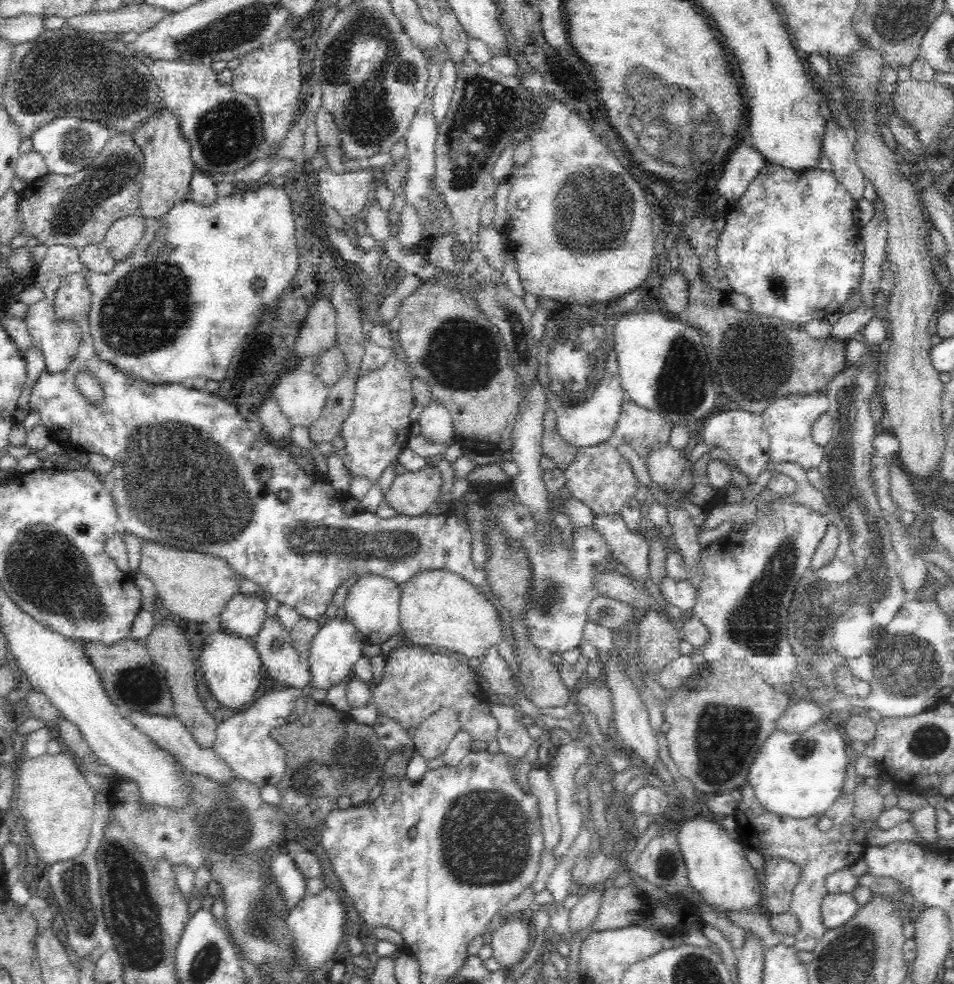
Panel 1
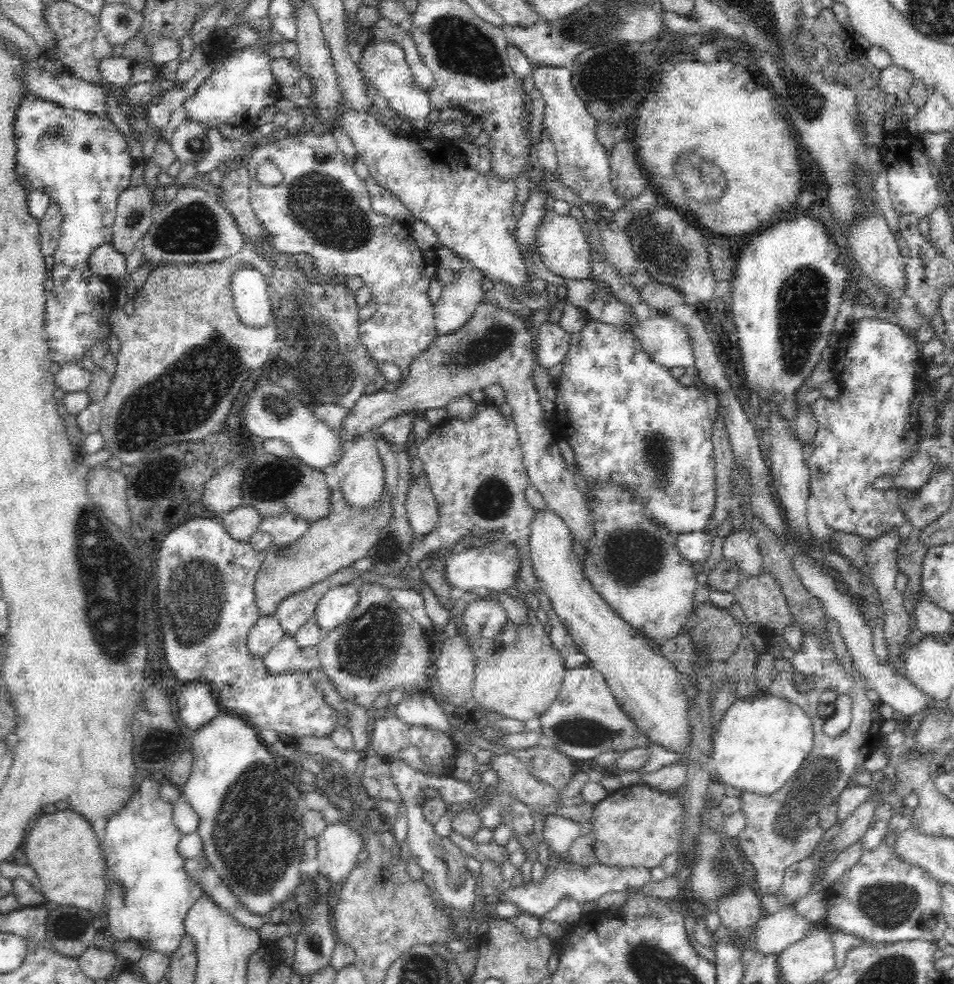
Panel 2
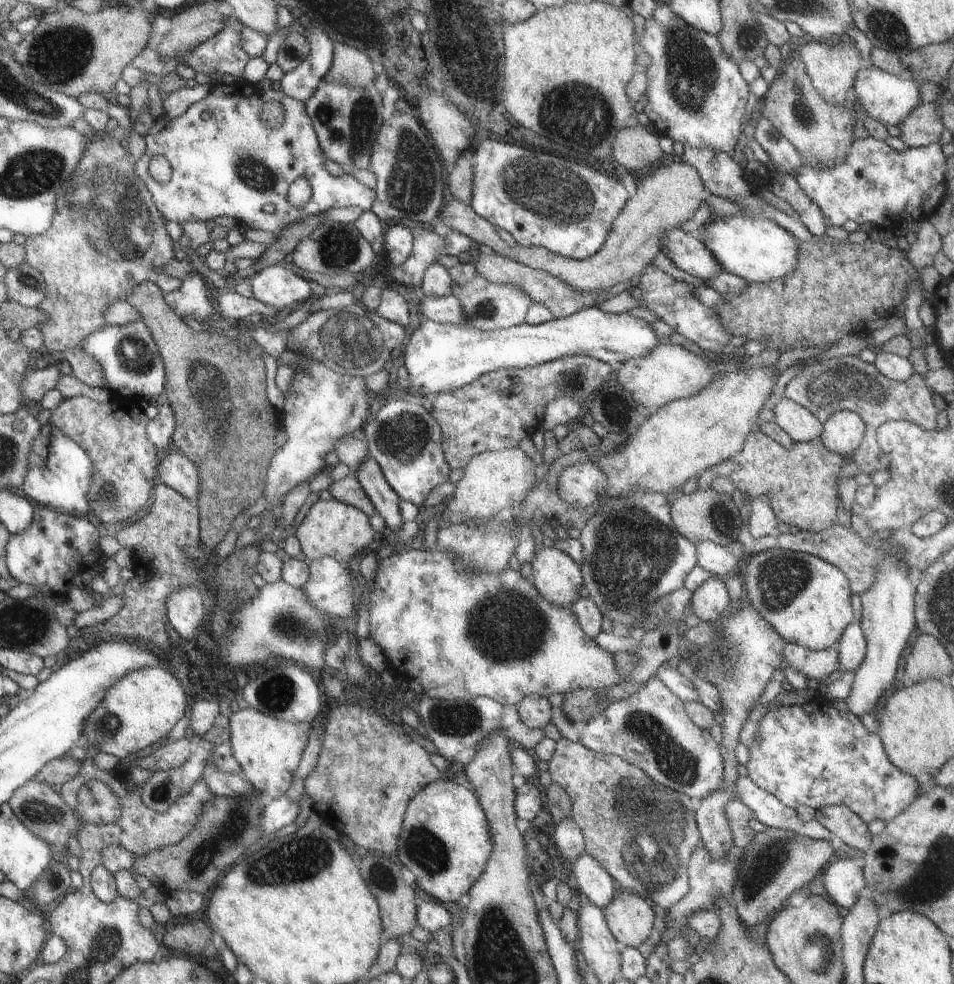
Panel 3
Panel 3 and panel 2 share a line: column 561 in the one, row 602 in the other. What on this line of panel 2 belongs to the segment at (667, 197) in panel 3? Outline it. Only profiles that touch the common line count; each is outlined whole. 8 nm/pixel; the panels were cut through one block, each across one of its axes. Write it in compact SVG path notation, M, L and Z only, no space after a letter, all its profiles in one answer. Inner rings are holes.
M384 496L384 502L380 508L372 512L358 512L358 510L342 510L340 514L330 514L328 518L322 518L308 526L308 532L304 532L304 538L298 538L296 542L280 548L280 550L266 550L266 560L258 572L254 594L256 594L256 606L260 610L260 616L274 616L280 602L284 602L288 596L298 594L302 590L308 590L316 586L318 582L324 582L326 578L352 568L354 562L364 560L368 550L374 548L372 532L380 532L382 526L392 518L390 510L390 498Z

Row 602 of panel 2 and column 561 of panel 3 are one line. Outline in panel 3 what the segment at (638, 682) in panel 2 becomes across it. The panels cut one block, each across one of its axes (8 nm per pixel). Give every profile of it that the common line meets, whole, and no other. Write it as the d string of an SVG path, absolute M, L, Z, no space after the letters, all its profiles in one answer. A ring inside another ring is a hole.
M539 548L531 562L531 582L539 596L551 606L569 608L583 588L581 566L575 560L553 548Z

